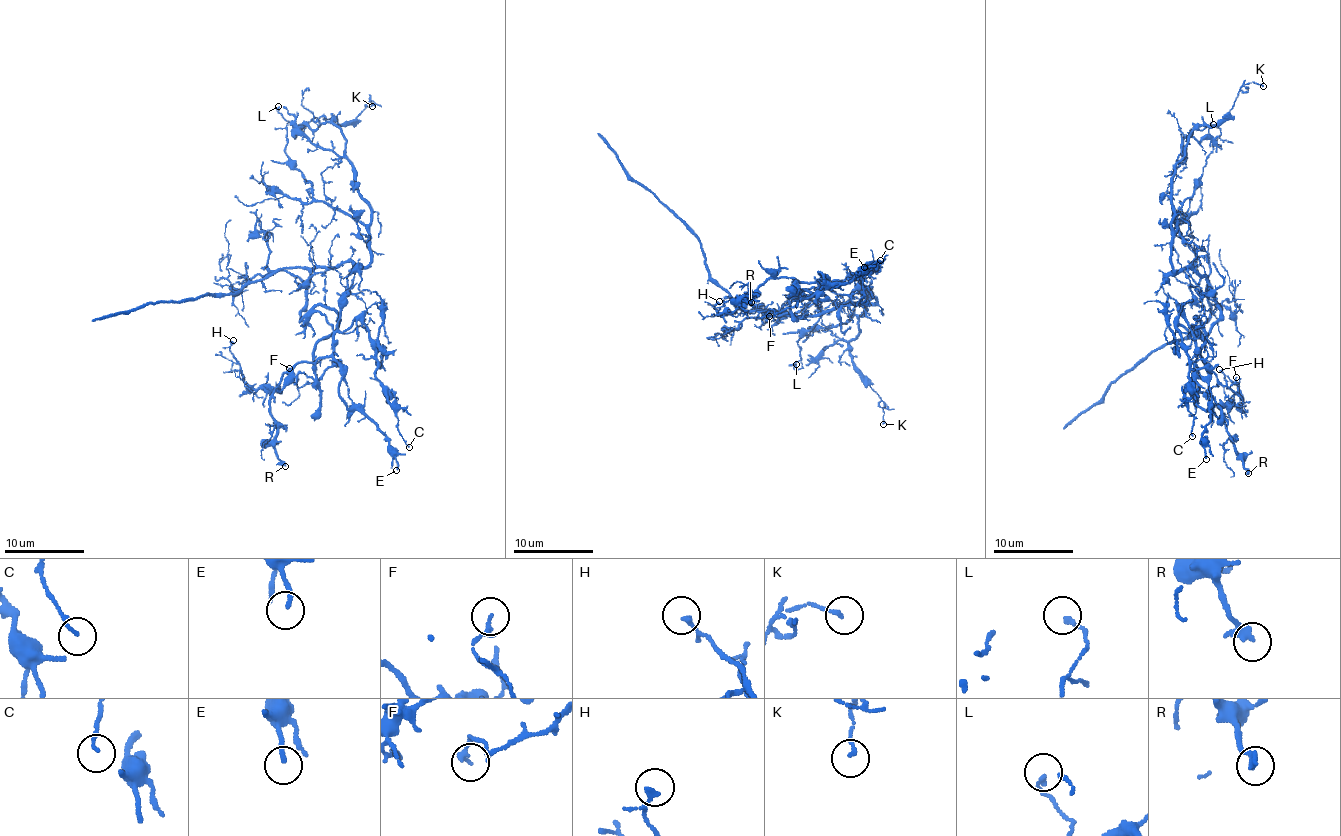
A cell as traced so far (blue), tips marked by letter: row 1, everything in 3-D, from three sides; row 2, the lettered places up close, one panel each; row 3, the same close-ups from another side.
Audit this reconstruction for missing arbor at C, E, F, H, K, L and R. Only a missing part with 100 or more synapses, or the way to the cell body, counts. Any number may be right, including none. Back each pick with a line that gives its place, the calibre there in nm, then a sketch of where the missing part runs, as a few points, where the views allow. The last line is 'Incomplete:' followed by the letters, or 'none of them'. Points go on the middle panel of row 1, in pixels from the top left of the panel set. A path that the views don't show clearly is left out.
Incomplete: none of them

